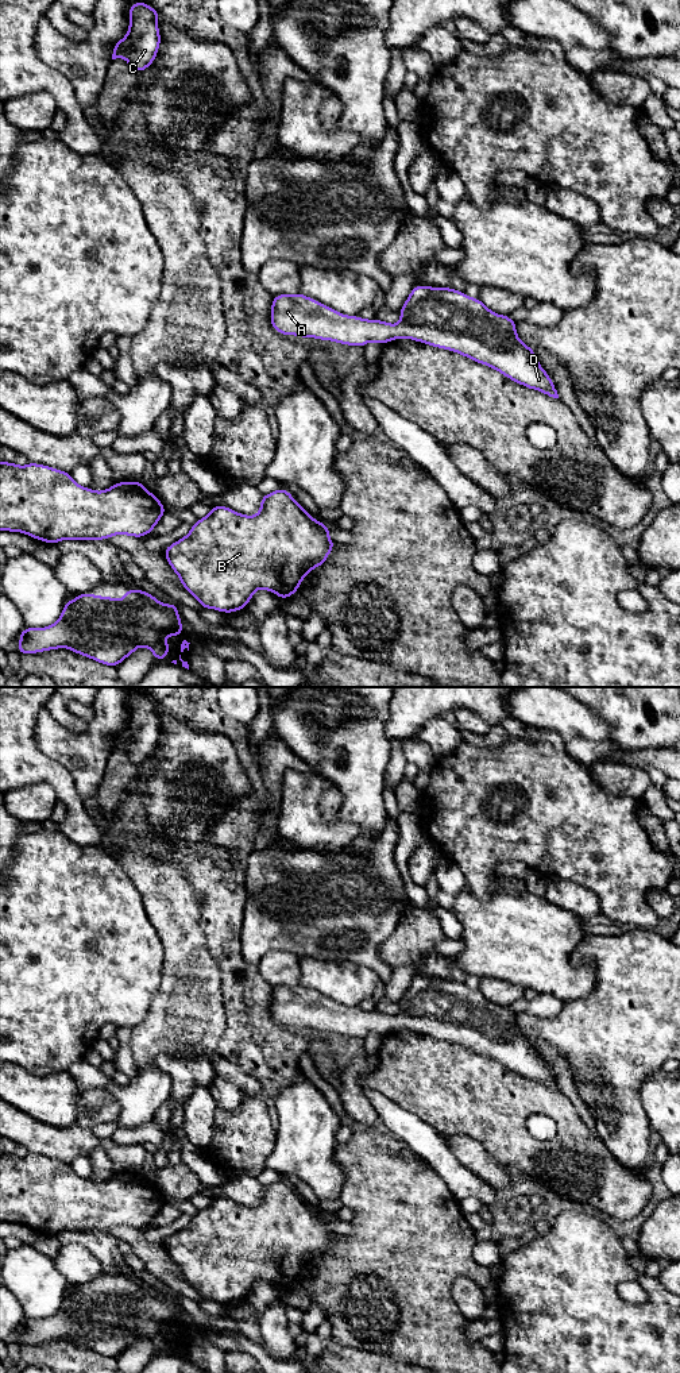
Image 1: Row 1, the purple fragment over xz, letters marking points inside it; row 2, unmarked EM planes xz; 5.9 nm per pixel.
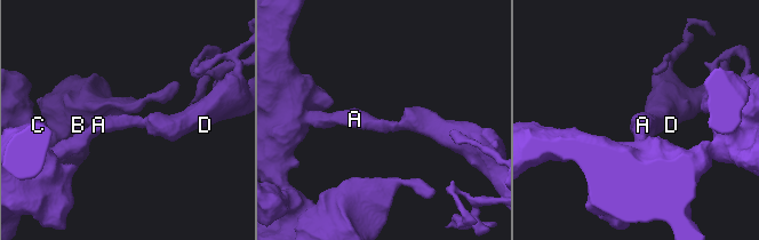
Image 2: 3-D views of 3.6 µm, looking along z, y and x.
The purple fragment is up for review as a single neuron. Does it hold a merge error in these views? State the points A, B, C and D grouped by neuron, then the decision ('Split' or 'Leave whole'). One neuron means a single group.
Groups: A B C D. Leave whole

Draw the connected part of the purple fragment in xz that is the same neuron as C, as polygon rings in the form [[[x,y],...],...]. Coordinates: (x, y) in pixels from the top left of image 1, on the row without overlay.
[[[135,693],[130,701],[127,726],[113,736],[112,751],[124,749],[132,763],[144,763],[157,749],[161,725],[157,709],[161,706],[148,695]]]

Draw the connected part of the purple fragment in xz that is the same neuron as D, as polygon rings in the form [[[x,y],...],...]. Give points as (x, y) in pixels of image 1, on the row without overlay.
[[[417,976],[398,1003],[402,1010],[397,1017],[364,1011],[358,1006],[343,1006],[300,983],[274,987],[270,1013],[285,1027],[316,1029],[356,1038],[368,1033],[386,1035],[394,1030],[413,1030],[457,1044],[528,1080],[559,1089],[533,1040],[519,1031],[517,1014],[506,1006],[498,1007],[480,990],[452,979]]]

